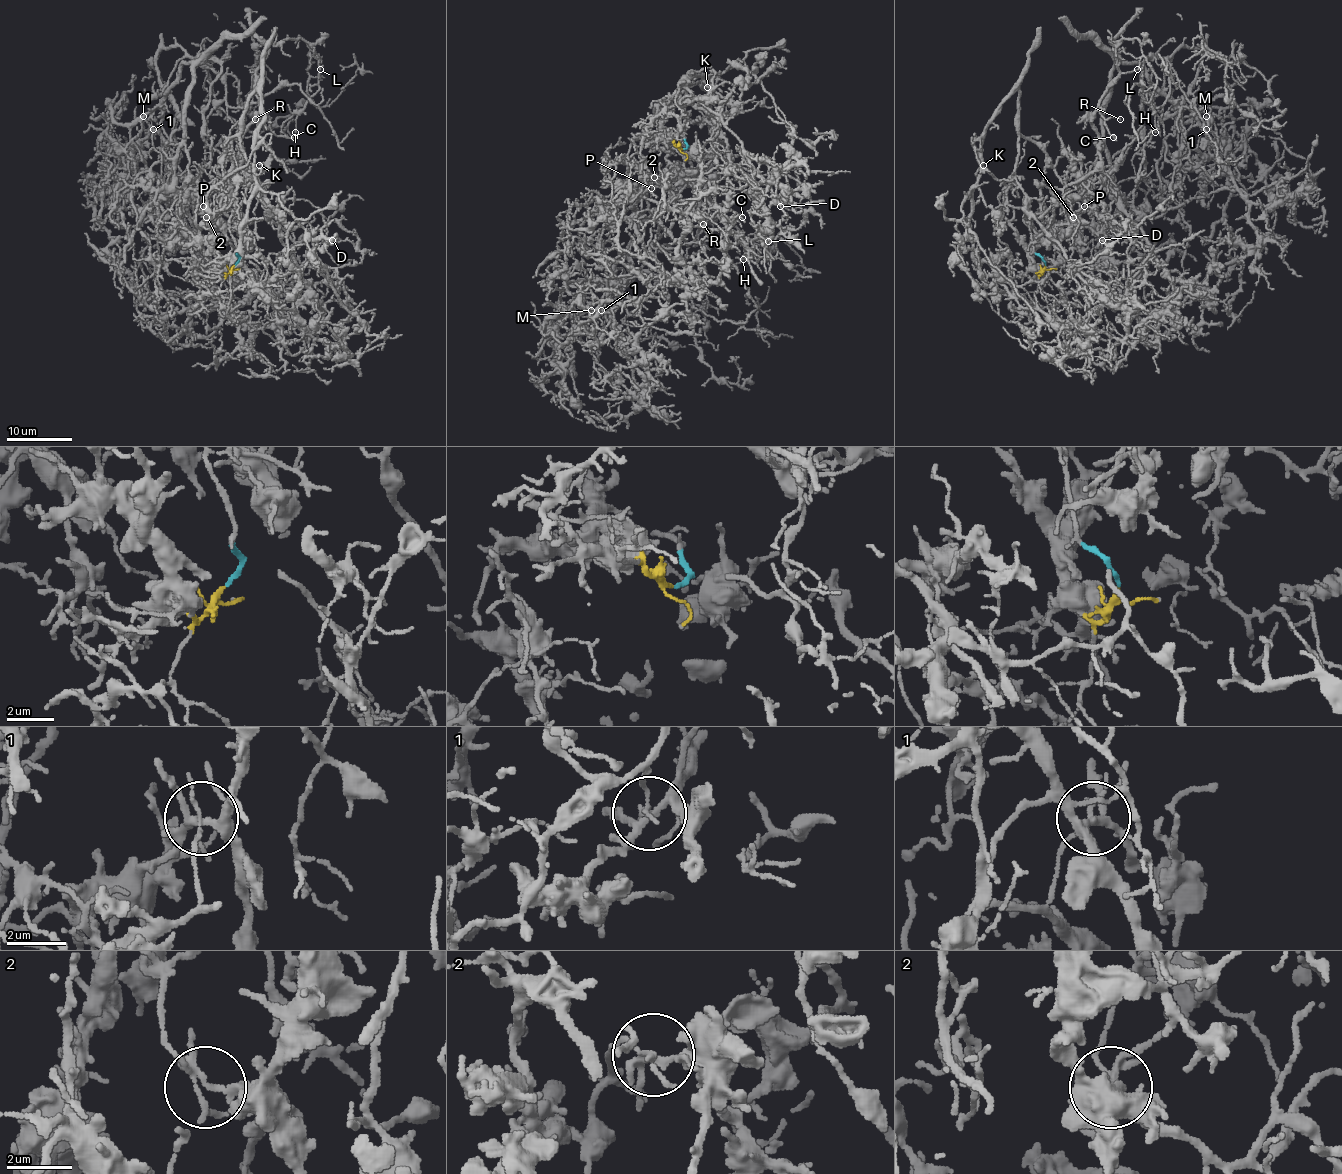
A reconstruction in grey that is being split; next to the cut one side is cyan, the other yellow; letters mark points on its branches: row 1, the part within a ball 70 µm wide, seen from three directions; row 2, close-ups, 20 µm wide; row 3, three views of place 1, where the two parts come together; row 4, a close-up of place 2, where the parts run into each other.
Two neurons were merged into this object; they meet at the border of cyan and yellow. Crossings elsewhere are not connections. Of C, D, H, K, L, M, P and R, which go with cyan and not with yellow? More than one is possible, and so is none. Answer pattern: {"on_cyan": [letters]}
{"on_cyan": ["C", "H", "L", "R"]}

